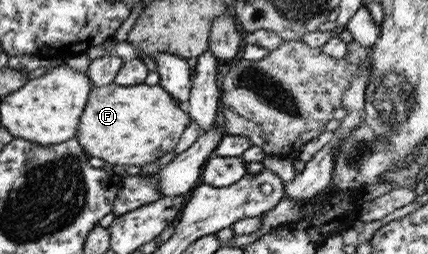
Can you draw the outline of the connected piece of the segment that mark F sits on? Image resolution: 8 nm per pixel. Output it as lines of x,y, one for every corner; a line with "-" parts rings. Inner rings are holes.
113,82
91,90
85,112
79,120
76,138
89,157
98,157
111,165
143,168
174,151
190,124
187,108
179,106
179,102
159,84
117,86

